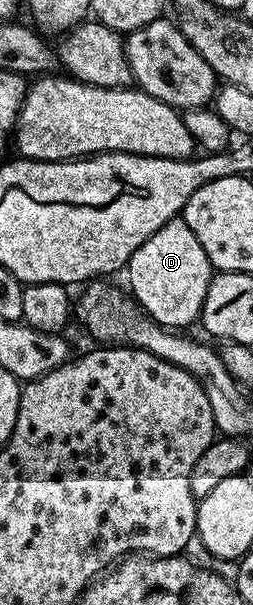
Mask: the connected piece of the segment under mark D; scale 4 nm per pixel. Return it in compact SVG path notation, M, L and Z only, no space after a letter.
M181 218L170 220L136 254L132 254L128 265L130 288L138 305L146 315L167 330L186 330L190 323L202 314L204 294L208 294L212 269L204 246L200 246L196 234L188 230L188 222Z

